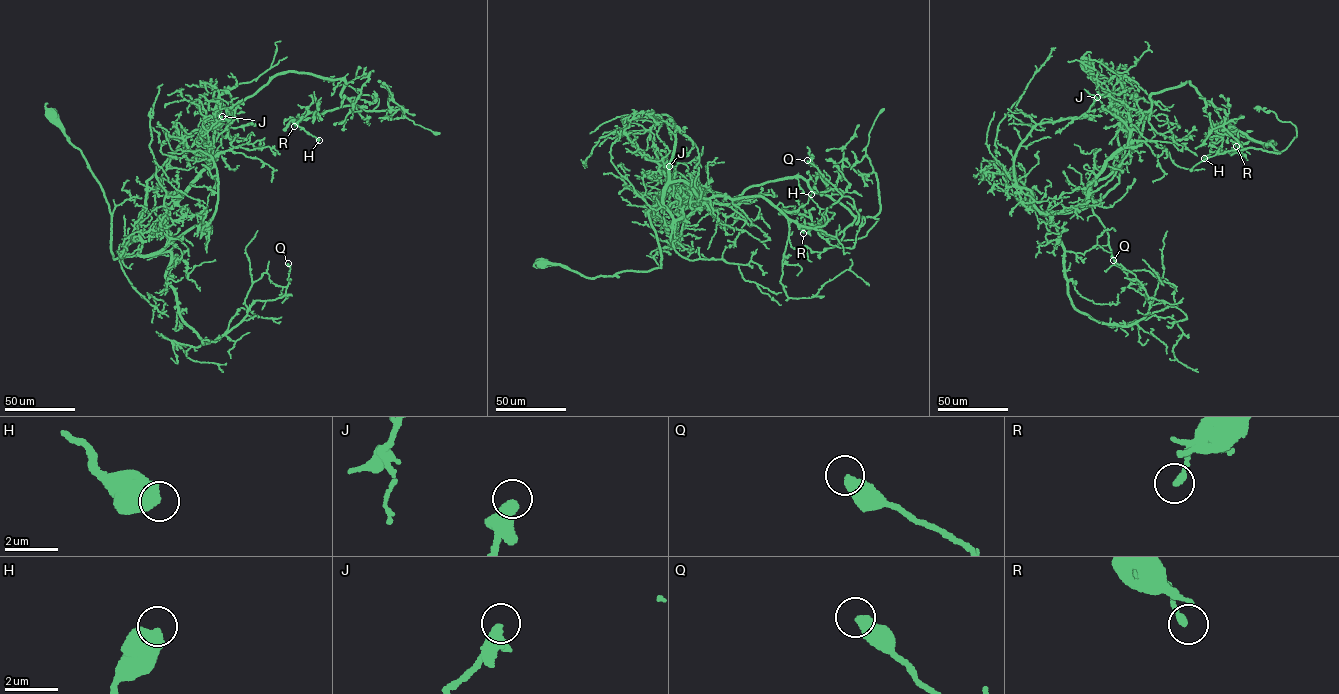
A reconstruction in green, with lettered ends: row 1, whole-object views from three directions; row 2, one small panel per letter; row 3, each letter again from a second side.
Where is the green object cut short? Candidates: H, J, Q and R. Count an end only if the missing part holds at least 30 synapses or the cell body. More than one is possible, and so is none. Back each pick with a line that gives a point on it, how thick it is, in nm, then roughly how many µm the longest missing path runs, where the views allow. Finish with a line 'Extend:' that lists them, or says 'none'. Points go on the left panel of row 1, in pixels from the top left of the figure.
Extend: none

